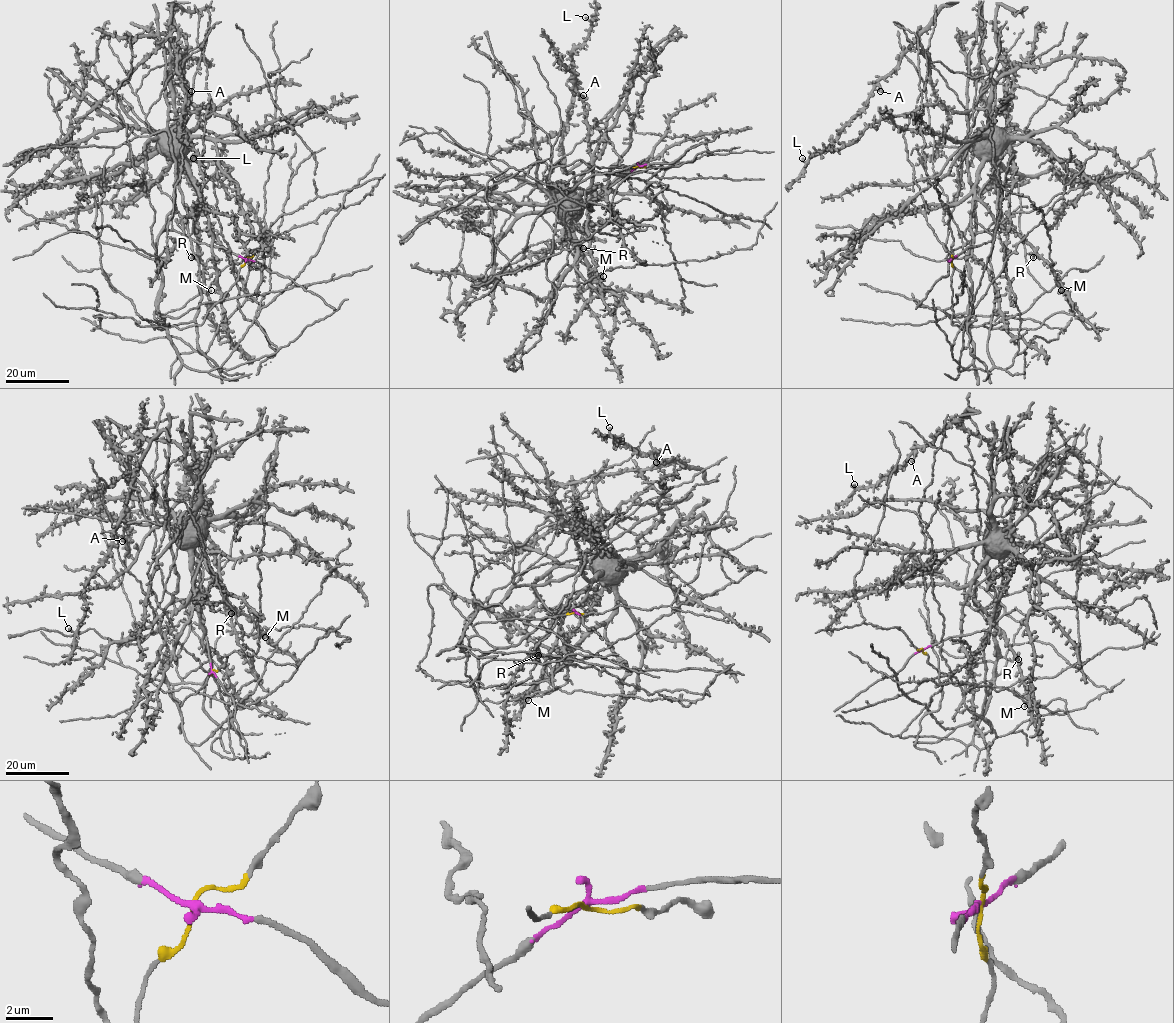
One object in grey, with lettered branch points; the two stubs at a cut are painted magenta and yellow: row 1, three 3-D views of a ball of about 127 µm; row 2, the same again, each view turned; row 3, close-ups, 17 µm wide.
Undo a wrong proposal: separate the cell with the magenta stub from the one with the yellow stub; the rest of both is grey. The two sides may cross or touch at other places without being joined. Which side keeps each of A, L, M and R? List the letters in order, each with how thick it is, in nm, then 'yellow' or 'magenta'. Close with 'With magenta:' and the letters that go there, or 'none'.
A: calibre 440 nm; magenta
L: calibre 360 nm; magenta
M: calibre 240 nm; yellow
R: calibre 340 nm; yellow
With magenta: A, L

